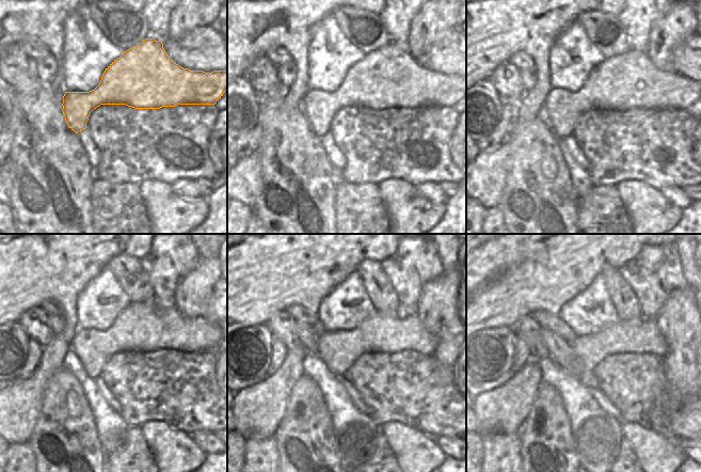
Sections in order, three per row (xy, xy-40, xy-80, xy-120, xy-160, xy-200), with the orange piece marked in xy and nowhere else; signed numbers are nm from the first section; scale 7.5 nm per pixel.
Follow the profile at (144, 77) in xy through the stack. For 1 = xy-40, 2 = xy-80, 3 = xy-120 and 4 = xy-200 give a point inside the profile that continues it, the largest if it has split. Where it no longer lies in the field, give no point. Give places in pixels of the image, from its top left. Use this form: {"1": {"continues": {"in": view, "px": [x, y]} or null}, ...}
{"1": {"continues": {"in": "xy-40", "px": [388, 78]}}, "2": {"continues": {"in": "xy-80", "px": [631, 80]}}, "3": {"continues": {"in": "xy-120", "px": [145, 327]}}, "4": {"continues": {"in": "xy-200", "px": [643, 335]}}}

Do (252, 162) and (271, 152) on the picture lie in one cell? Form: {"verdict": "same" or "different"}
{"verdict": "different"}

